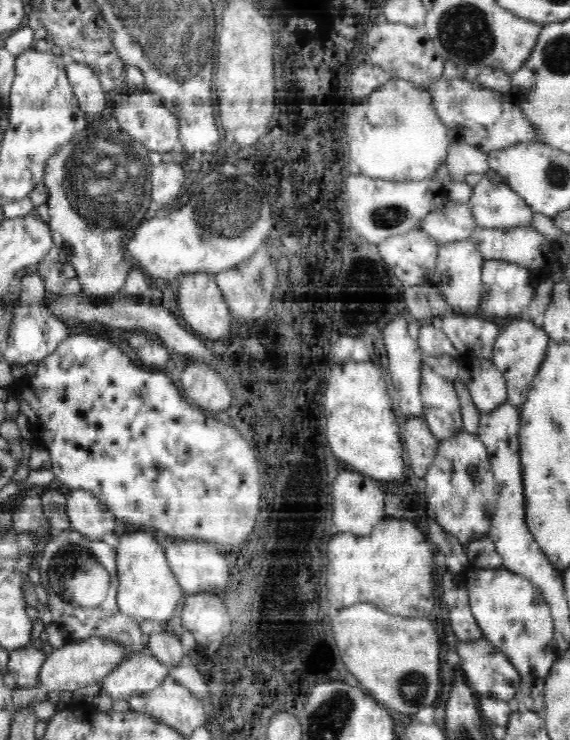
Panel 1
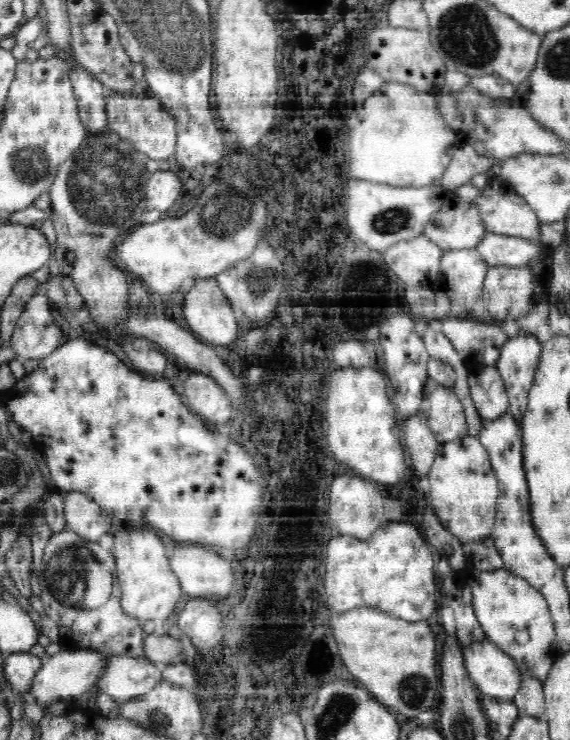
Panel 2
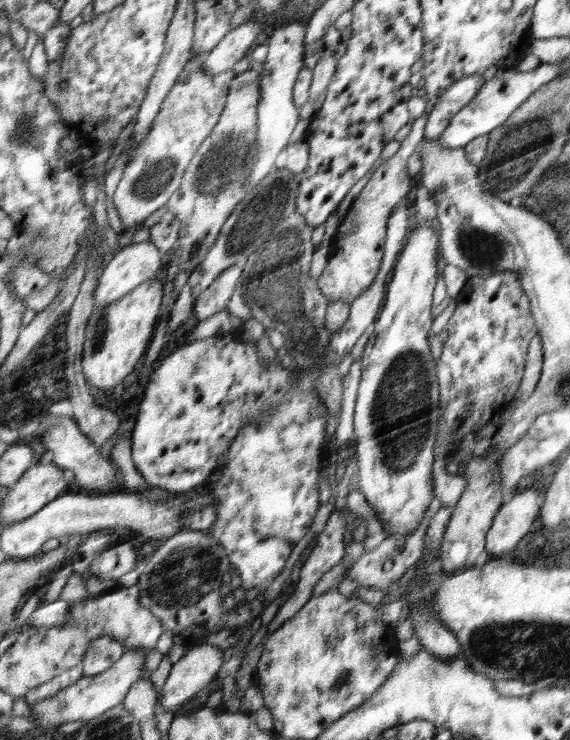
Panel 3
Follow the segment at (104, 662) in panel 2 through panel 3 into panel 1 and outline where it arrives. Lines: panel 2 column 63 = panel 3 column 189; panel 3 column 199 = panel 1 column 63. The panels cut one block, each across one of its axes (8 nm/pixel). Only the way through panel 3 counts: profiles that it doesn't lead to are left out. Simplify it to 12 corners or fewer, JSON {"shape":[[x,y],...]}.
{"shape":[[98,637],[53,649],[40,670],[46,692],[86,688],[128,653]]}

